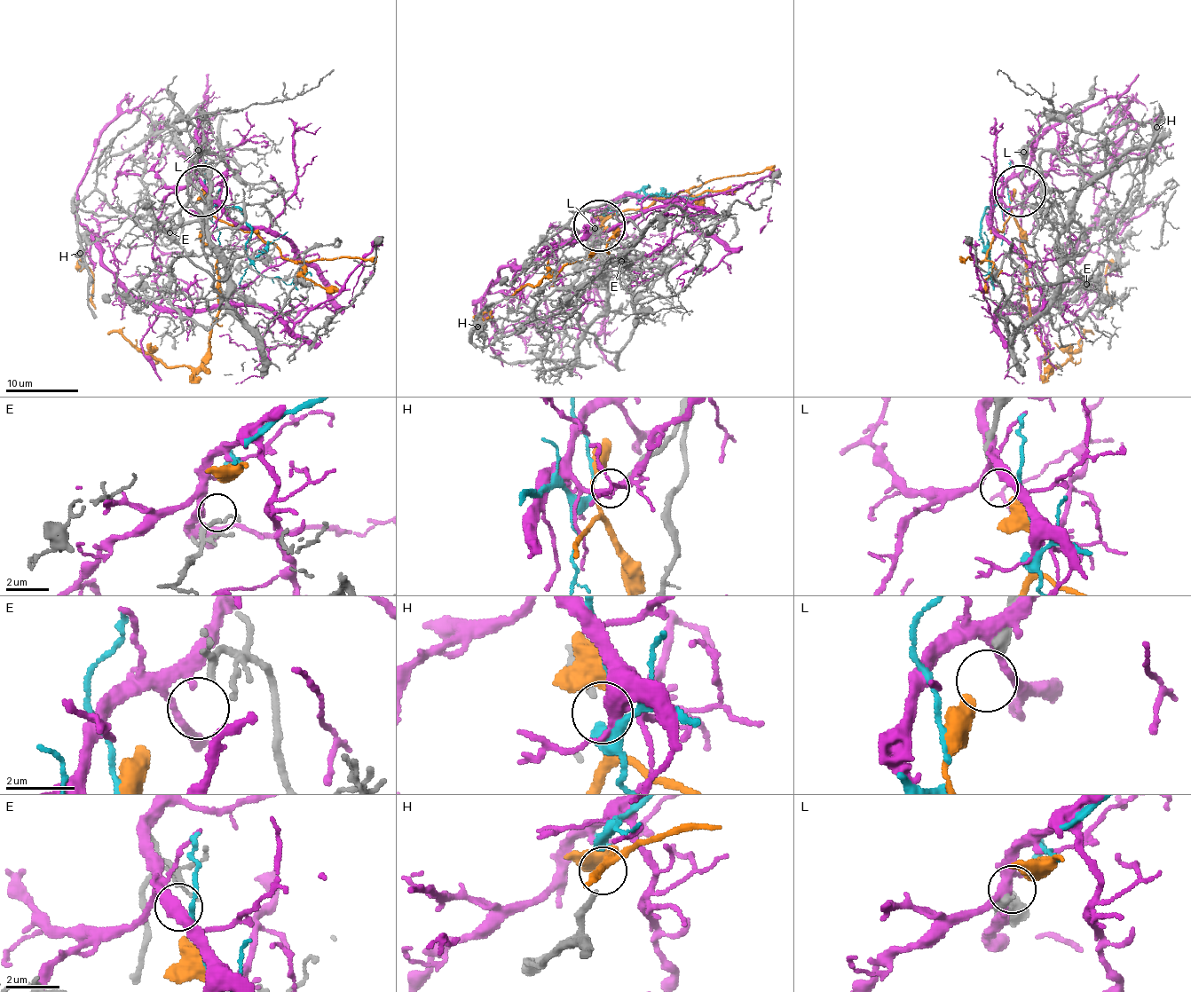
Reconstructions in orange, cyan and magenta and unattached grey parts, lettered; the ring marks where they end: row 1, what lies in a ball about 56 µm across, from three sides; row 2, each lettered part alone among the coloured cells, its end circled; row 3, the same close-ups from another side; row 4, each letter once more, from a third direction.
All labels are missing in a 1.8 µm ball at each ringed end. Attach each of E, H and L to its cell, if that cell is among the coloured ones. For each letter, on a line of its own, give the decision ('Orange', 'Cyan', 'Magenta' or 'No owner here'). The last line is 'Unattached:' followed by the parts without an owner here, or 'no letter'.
E: No owner here
H: Cyan
L: Orange
Unattached: E

